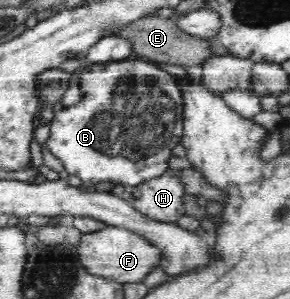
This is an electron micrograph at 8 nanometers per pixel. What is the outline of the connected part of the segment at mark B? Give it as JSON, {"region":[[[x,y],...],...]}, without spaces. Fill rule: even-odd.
{"region":[[[131,57],[86,64],[79,73],[79,87],[83,95],[81,102],[72,106],[56,102],[53,105],[54,117],[49,122],[51,132],[47,147],[63,163],[64,174],[80,177],[83,188],[100,181],[137,186],[172,169],[168,161],[172,161],[172,149],[180,145],[184,129],[183,91],[176,76],[148,59]]]}

